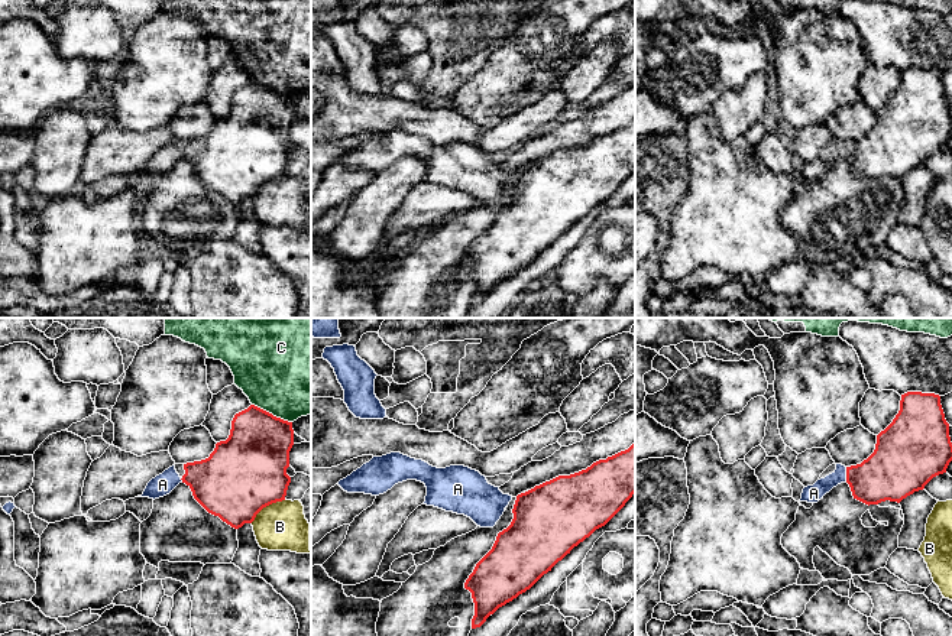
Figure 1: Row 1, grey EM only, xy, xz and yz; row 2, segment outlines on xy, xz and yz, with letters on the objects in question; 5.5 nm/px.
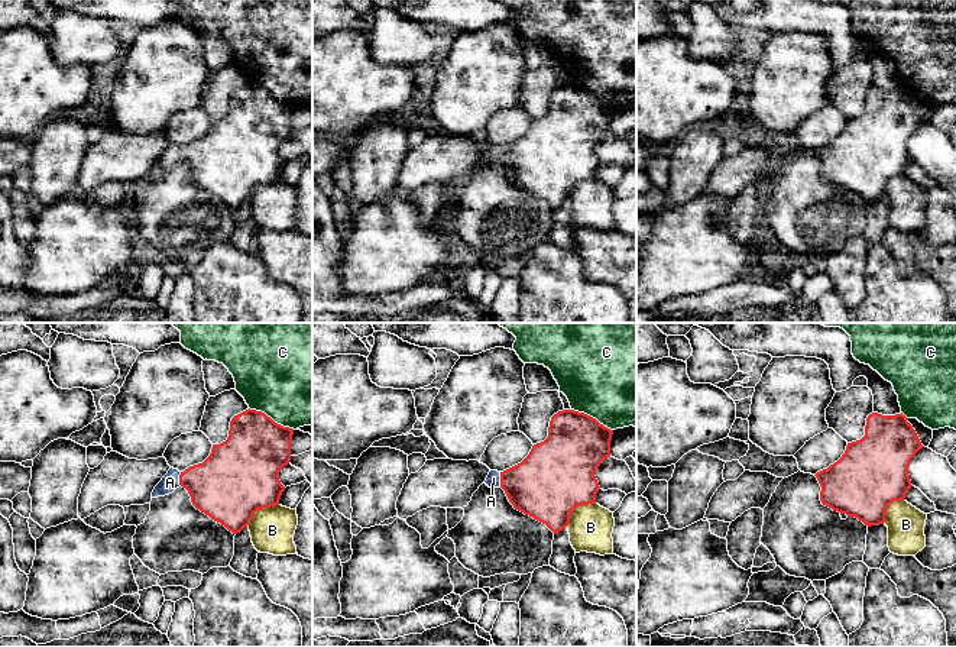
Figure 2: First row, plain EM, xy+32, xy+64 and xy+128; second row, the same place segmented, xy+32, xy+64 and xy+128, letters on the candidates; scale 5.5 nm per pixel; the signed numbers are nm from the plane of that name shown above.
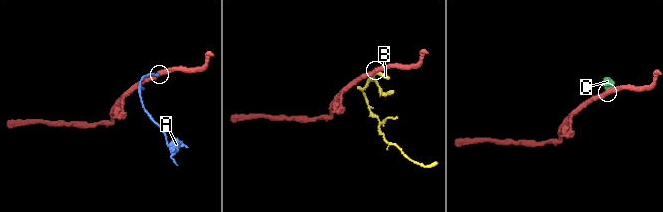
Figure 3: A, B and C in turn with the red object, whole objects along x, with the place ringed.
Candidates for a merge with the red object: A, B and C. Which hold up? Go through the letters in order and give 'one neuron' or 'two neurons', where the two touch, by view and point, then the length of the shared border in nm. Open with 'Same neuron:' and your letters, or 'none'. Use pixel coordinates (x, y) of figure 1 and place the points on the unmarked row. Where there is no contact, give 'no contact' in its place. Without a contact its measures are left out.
Same neuron: A
A: one neuron; contact yz (847, 151); length 90 nm
B: two neurons; contact xy (266, 181); length 240 nm
C: two neurons; contact xy (271, 90); length 240 nm

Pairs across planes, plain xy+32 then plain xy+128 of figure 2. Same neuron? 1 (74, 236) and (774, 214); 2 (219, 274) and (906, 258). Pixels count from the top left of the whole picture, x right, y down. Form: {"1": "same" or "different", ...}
{"1": "different", "2": "different"}

